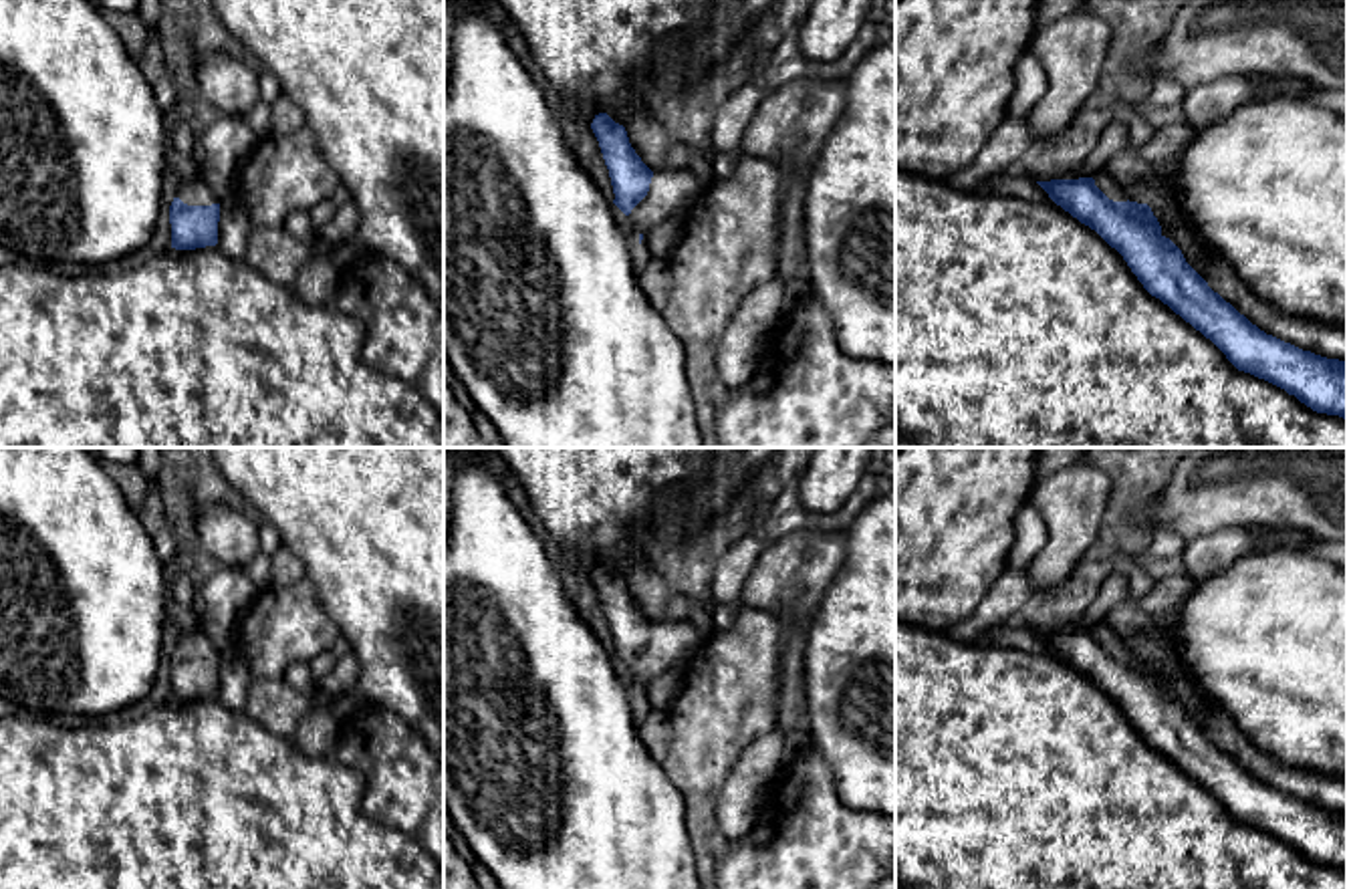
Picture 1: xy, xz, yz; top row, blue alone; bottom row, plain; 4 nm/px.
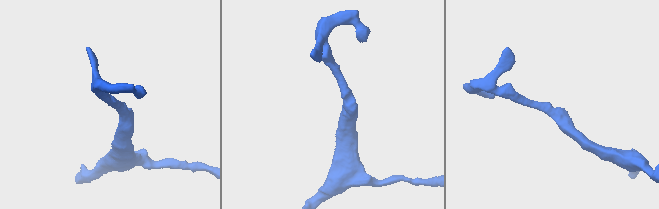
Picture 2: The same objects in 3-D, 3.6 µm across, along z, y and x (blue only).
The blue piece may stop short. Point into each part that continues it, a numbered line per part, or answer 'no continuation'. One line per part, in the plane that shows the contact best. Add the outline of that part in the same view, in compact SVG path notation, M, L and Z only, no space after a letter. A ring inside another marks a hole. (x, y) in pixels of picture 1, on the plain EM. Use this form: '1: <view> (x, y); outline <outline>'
1: xz (670, 642); outline M690 621L653 623L647 647L631 661L629 671L637 685L645 685L692 655L700 643L702 637Z

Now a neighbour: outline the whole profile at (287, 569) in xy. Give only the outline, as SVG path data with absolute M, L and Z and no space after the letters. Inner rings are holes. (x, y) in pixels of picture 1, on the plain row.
M278 548L272 554L272 581L274 587L288 587L296 581L307 579L304 564L286 548Z

